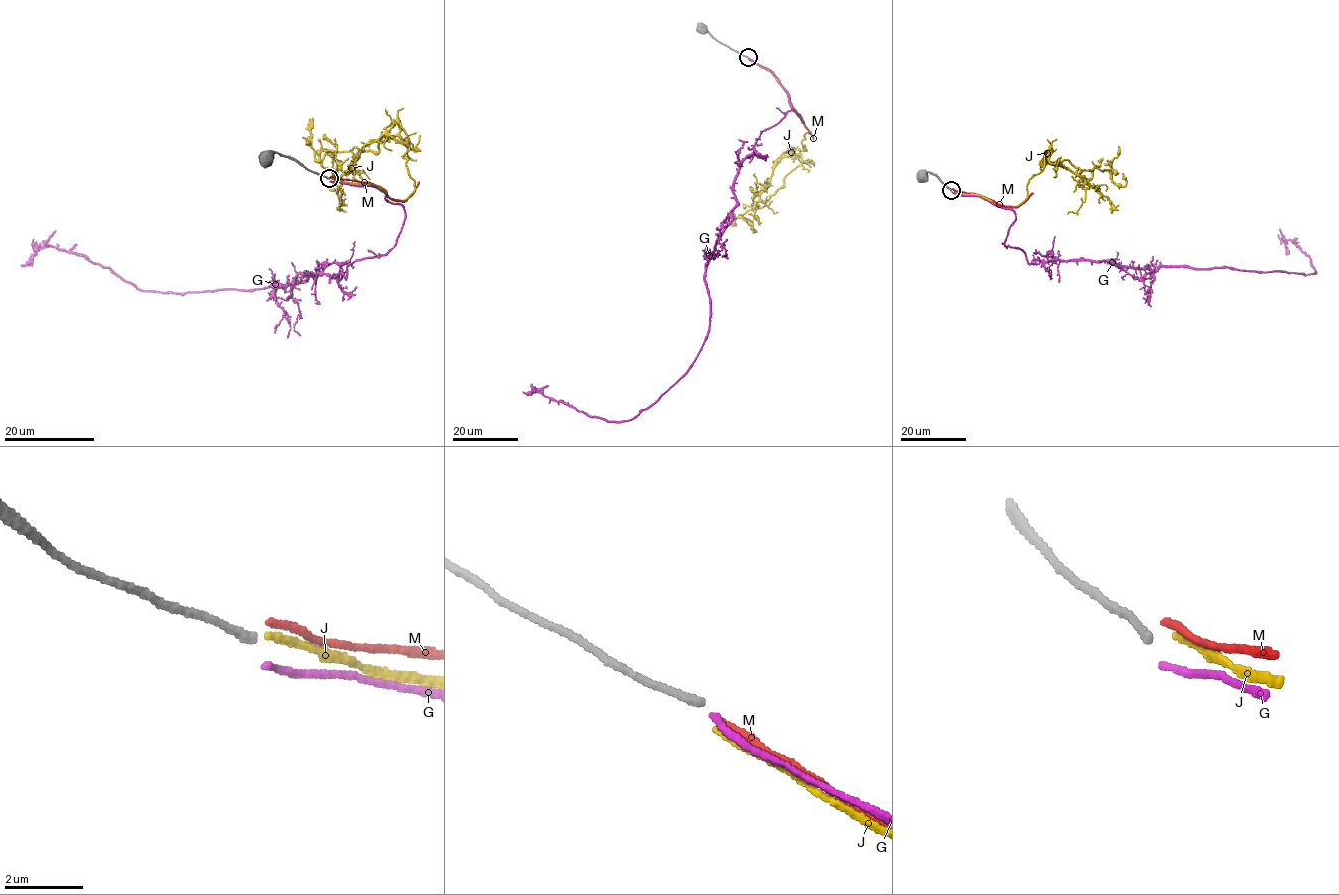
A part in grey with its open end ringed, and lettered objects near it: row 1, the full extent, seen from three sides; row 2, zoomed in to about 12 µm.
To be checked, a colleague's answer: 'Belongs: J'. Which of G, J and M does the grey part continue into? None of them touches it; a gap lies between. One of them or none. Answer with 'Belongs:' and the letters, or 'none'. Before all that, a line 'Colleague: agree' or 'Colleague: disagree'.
Colleague: disagree
Belongs: none

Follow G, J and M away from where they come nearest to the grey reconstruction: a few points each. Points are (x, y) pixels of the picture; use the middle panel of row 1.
G: (748, 58), (803, 121), (790, 110), (740, 166), (692, 366), (620, 421), (523, 392)
J: (749, 59), (777, 79), (810, 132), (801, 141), (802, 163), (784, 186), (741, 216), (750, 228)
M: (749, 58), (776, 78), (813, 139)

